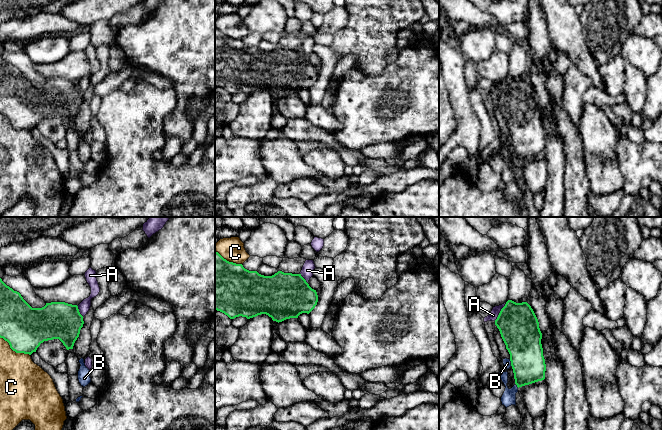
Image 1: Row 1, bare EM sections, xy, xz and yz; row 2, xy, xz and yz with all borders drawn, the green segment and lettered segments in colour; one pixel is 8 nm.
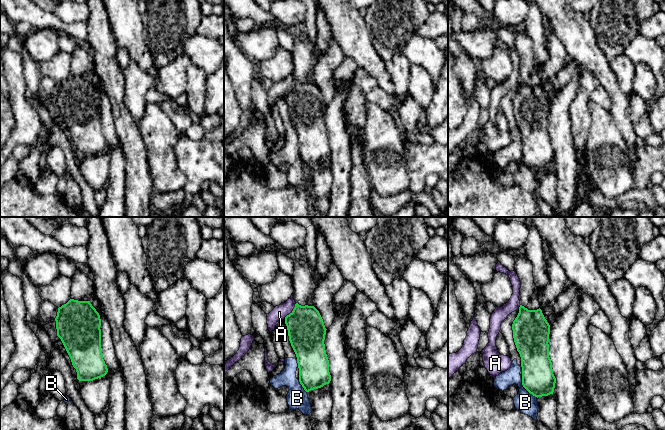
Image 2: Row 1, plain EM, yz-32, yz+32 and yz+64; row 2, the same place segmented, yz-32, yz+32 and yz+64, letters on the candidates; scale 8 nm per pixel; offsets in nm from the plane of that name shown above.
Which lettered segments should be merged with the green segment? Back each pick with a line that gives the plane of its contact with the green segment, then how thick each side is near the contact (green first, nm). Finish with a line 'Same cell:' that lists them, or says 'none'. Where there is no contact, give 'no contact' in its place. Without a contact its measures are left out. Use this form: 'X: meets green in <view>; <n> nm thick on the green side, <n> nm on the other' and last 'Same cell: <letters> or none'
Same cell: none

